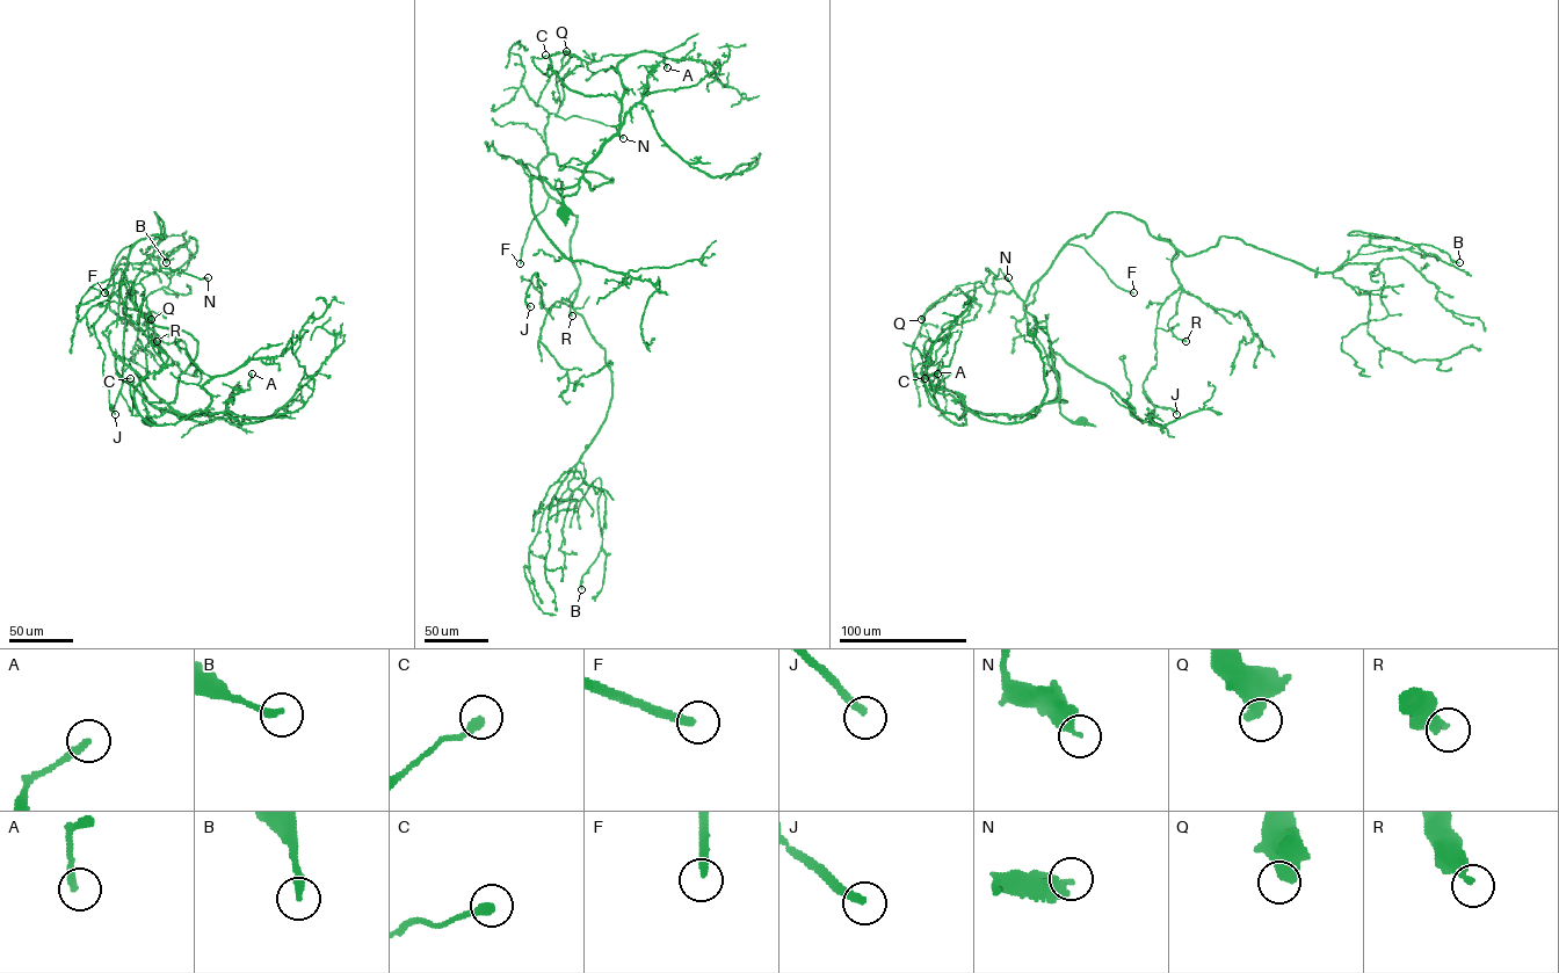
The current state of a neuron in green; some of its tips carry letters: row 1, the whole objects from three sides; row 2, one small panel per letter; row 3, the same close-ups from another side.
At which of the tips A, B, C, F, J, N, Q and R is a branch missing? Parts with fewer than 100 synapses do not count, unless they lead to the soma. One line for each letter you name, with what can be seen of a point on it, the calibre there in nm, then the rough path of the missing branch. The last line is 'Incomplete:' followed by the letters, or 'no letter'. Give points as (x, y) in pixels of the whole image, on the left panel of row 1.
F: at (104, 292); 280 nm thick; missing branch runs (104, 292), (106, 298), (93, 313), (92, 348), (103, 403), (118, 425)
Incomplete: F

